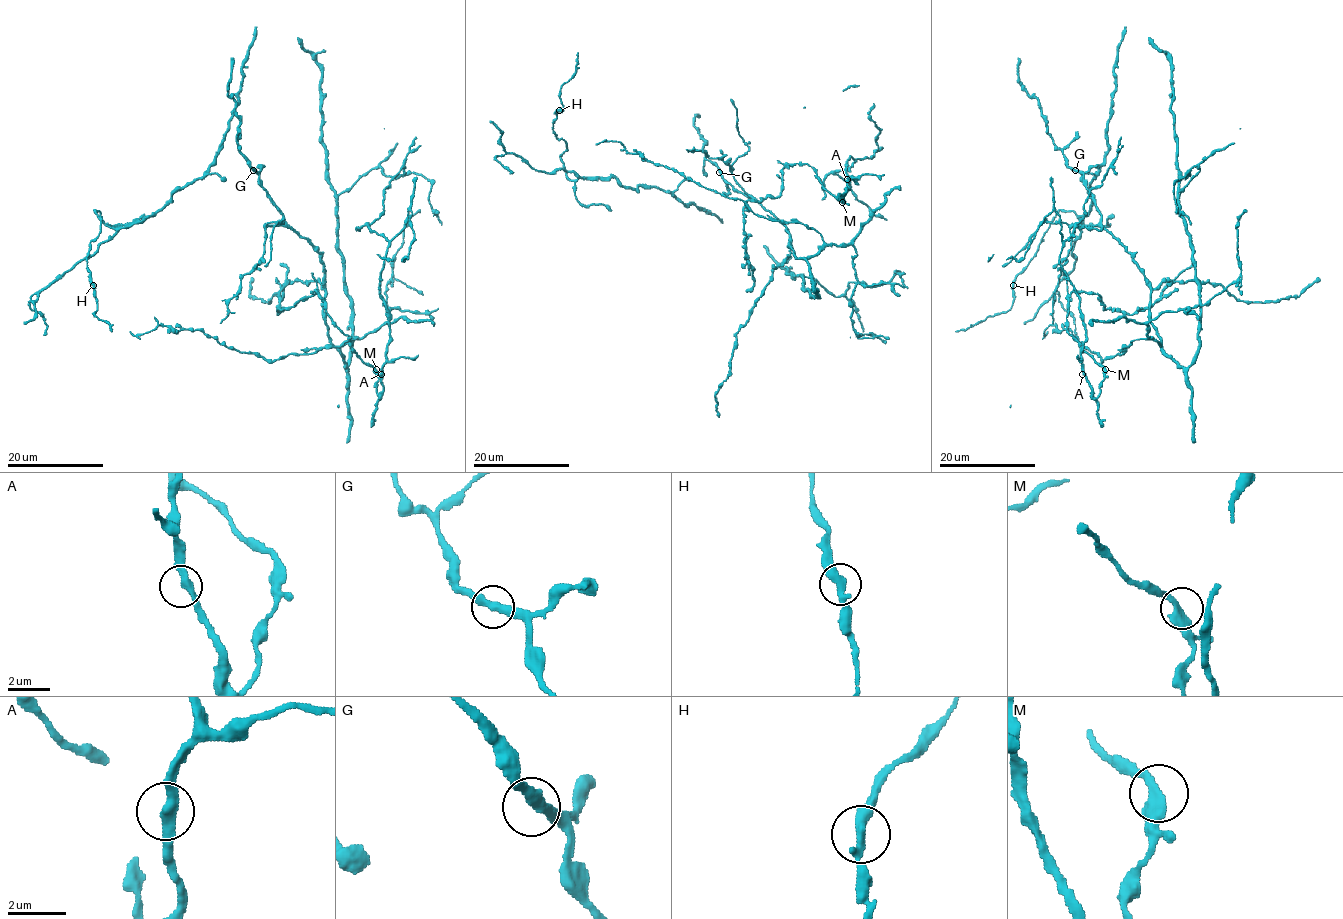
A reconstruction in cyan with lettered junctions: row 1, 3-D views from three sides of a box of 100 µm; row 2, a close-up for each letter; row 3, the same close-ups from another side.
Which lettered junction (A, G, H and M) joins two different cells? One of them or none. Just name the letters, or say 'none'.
none

